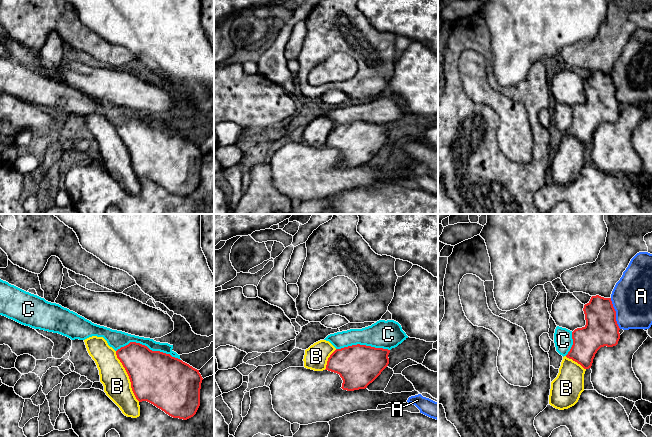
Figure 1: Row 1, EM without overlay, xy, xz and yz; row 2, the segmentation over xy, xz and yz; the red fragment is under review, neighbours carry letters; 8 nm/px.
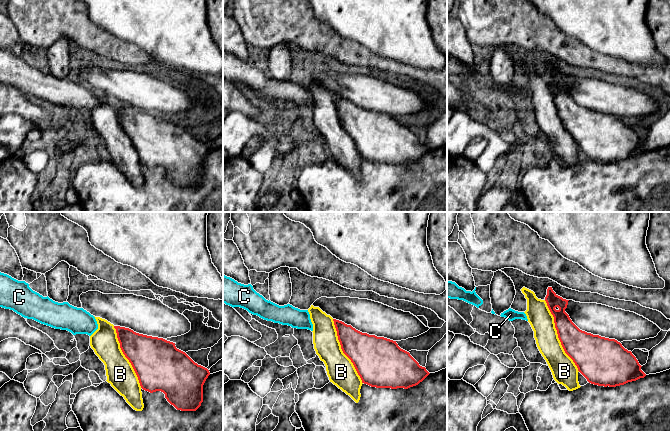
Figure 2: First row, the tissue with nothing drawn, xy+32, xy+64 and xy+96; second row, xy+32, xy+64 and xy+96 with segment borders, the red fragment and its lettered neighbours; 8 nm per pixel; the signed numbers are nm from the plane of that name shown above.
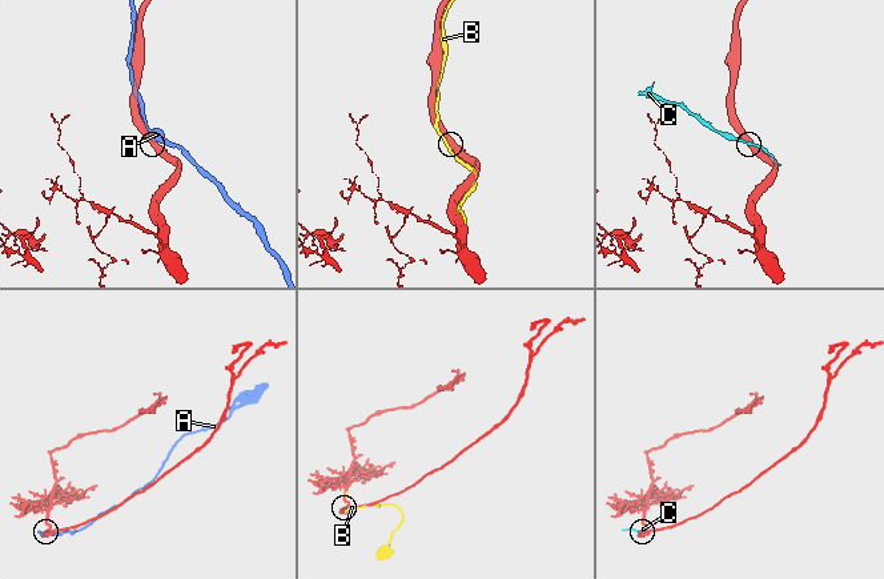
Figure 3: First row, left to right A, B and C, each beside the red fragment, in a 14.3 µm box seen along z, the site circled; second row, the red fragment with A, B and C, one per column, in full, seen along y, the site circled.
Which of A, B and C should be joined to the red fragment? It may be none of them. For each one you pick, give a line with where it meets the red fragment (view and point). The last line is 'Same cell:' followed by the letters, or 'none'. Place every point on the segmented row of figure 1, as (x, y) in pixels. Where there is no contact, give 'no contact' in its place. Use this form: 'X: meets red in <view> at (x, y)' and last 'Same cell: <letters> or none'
B: meets red in xy at (128, 375)
Same cell: B

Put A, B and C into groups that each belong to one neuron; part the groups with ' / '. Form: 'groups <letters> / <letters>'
groups A / B / C

